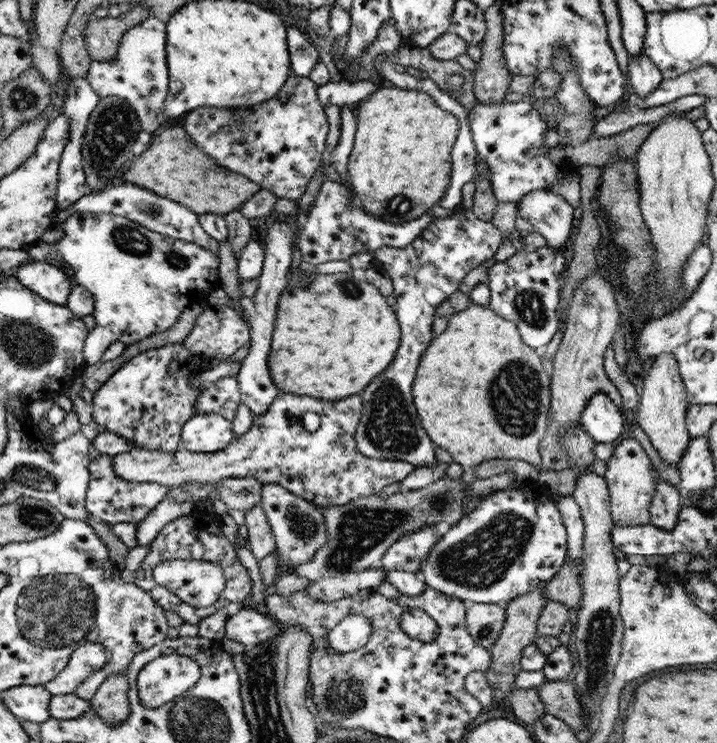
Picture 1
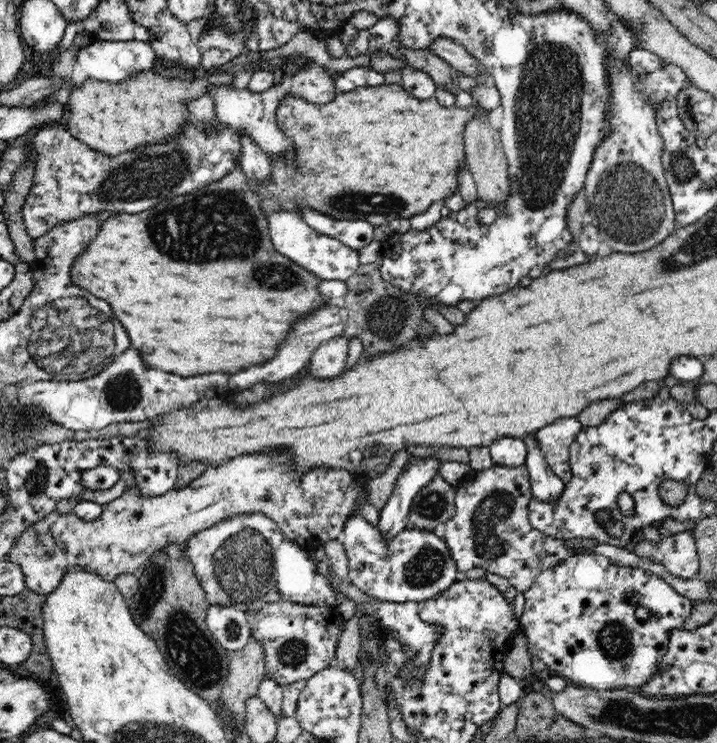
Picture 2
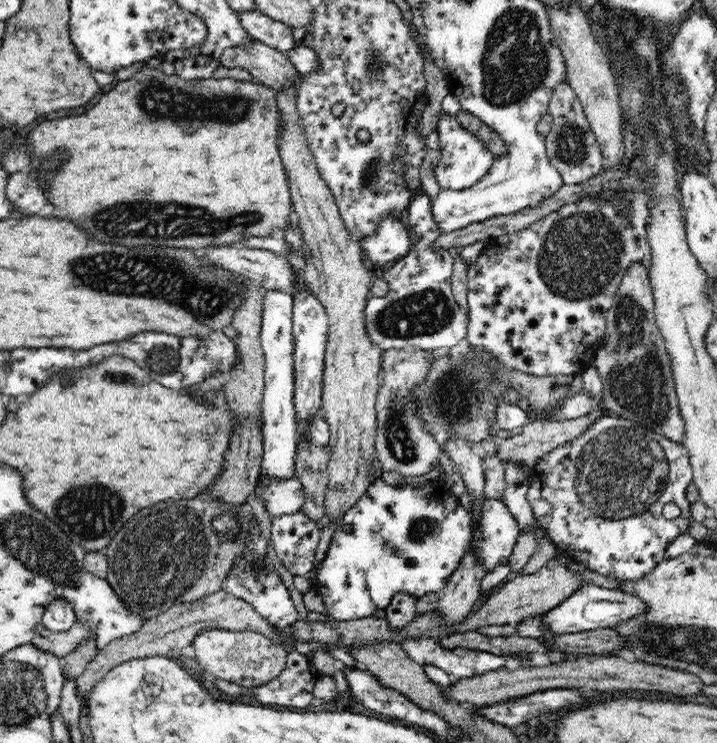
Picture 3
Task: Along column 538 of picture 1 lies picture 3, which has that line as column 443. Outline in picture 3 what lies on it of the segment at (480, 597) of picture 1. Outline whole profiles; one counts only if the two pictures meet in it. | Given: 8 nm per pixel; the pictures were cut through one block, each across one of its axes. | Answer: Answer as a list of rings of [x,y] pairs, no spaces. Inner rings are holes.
[[[378,478],[337,522],[325,557],[315,572],[312,584],[314,594],[323,598],[330,618],[353,621],[370,617],[376,610],[385,610],[396,594],[408,594],[420,599],[429,592],[441,591],[466,553],[478,555],[476,559],[482,561],[486,572],[505,563],[521,533],[518,521],[508,507],[500,500],[487,498],[482,504],[478,524],[473,526],[471,520],[471,510],[462,507],[458,498],[439,480],[414,488],[409,484],[392,486],[386,484],[383,478]]]

